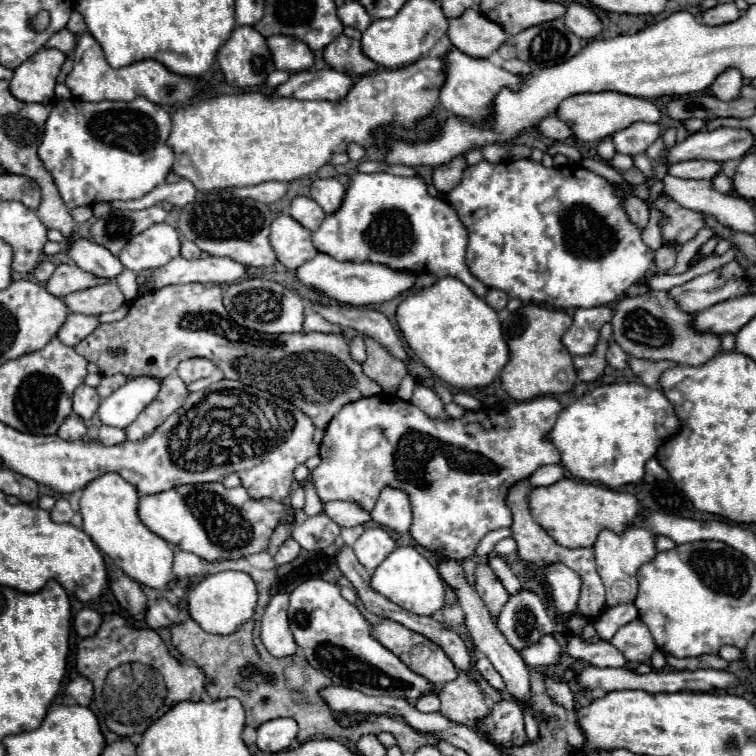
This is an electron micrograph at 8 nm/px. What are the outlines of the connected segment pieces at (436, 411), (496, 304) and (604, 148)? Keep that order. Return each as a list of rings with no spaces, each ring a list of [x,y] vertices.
[[[416,384],[414,396],[412,396],[412,404],[418,406],[430,418],[438,418],[438,420],[448,420],[450,418],[446,414],[446,410],[444,410],[442,400],[430,388],[426,388],[422,384]]]
[[[490,288],[490,290],[488,290],[488,294],[486,294],[486,302],[488,302],[494,310],[502,310],[502,308],[506,308],[508,294],[506,294],[506,292],[502,292],[502,290]]]
[[[604,138],[604,140],[600,140],[600,144],[598,144],[598,148],[596,148],[596,152],[598,152],[598,156],[602,158],[602,160],[612,160],[614,158],[614,154],[616,154],[616,148],[614,148],[614,142],[610,140],[610,138]]]

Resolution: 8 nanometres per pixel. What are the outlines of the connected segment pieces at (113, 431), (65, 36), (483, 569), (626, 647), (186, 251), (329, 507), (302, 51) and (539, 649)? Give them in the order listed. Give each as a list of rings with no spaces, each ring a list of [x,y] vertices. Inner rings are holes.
[[[102,426],[100,428],[100,438],[102,444],[112,446],[112,444],[120,444],[126,440],[126,432],[122,428],[114,428],[114,426]]]
[[[64,28],[64,30],[53,34],[52,38],[50,38],[44,46],[46,46],[46,48],[58,48],[58,50],[62,50],[62,52],[70,52],[70,50],[74,48],[74,44],[76,44],[76,36]]]
[[[478,564],[474,576],[476,576],[476,590],[482,596],[484,604],[488,606],[492,618],[496,620],[498,612],[502,610],[502,606],[506,604],[510,594],[506,592],[506,588],[502,586],[502,582],[498,580],[498,576],[494,574],[494,570],[488,564]]]
[[[640,618],[632,620],[630,624],[624,624],[614,634],[610,644],[616,646],[630,662],[648,662],[650,656],[658,650],[654,644],[654,638],[650,636],[650,630]]]
[[[188,240],[182,242],[182,258],[186,258],[186,260],[196,260],[196,258],[200,258],[200,256],[202,256],[202,250],[200,250],[194,242],[188,242]]]
[[[326,502],[324,514],[328,514],[342,528],[370,522],[370,512],[364,510],[358,502]]]
[[[282,34],[270,36],[268,44],[278,70],[286,70],[286,72],[310,70],[316,62],[314,52],[294,36],[282,36]]]
[[[544,636],[538,640],[538,644],[532,644],[528,648],[520,650],[520,656],[528,666],[550,666],[560,660],[560,644],[554,636]]]

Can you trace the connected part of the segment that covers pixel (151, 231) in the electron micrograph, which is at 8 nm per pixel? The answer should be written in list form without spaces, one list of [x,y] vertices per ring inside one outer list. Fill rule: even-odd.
[[[162,222],[154,224],[146,232],[140,232],[120,252],[124,268],[132,272],[146,272],[166,266],[170,260],[180,256],[180,234],[174,226]]]

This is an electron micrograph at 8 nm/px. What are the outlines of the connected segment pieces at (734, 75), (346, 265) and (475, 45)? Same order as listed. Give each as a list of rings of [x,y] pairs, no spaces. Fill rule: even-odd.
[[[730,68],[730,70],[722,72],[710,88],[712,88],[714,96],[720,98],[720,100],[734,100],[738,96],[742,84],[744,84],[742,74],[736,68]]]
[[[318,252],[312,260],[308,260],[306,264],[302,264],[296,270],[296,278],[322,292],[324,296],[340,302],[340,304],[348,304],[348,306],[368,306],[368,304],[382,304],[388,300],[394,300],[396,296],[400,296],[402,292],[410,290],[416,276],[410,272],[398,272],[398,270],[390,270],[382,264],[374,264],[374,262],[338,262],[332,256],[326,256],[322,252]]]
[[[468,8],[462,16],[450,20],[448,38],[464,54],[486,58],[500,48],[506,40],[506,32],[500,24],[488,20],[478,10]]]

